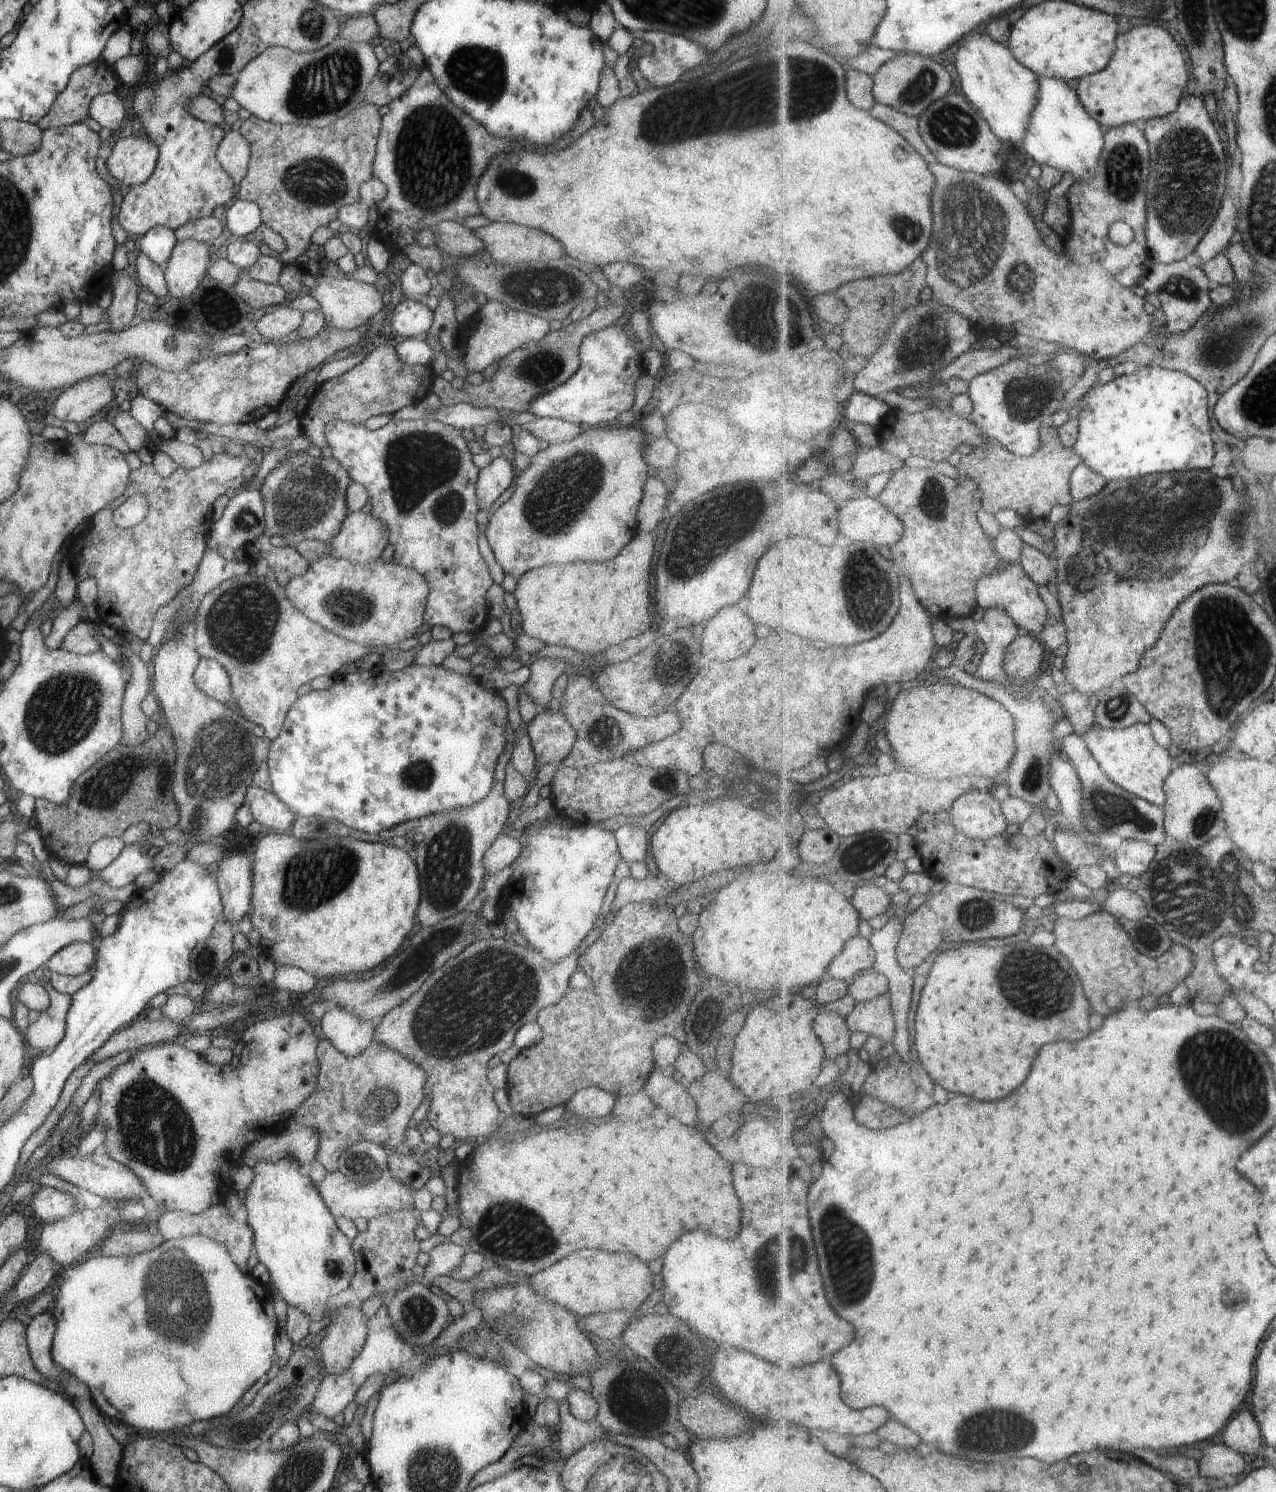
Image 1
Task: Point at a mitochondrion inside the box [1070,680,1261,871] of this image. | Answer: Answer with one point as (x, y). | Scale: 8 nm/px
(1107, 810)

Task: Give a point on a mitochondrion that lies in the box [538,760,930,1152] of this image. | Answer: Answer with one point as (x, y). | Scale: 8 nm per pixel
(871, 849)

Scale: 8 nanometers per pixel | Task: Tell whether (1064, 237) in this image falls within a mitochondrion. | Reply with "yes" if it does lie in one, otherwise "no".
no

